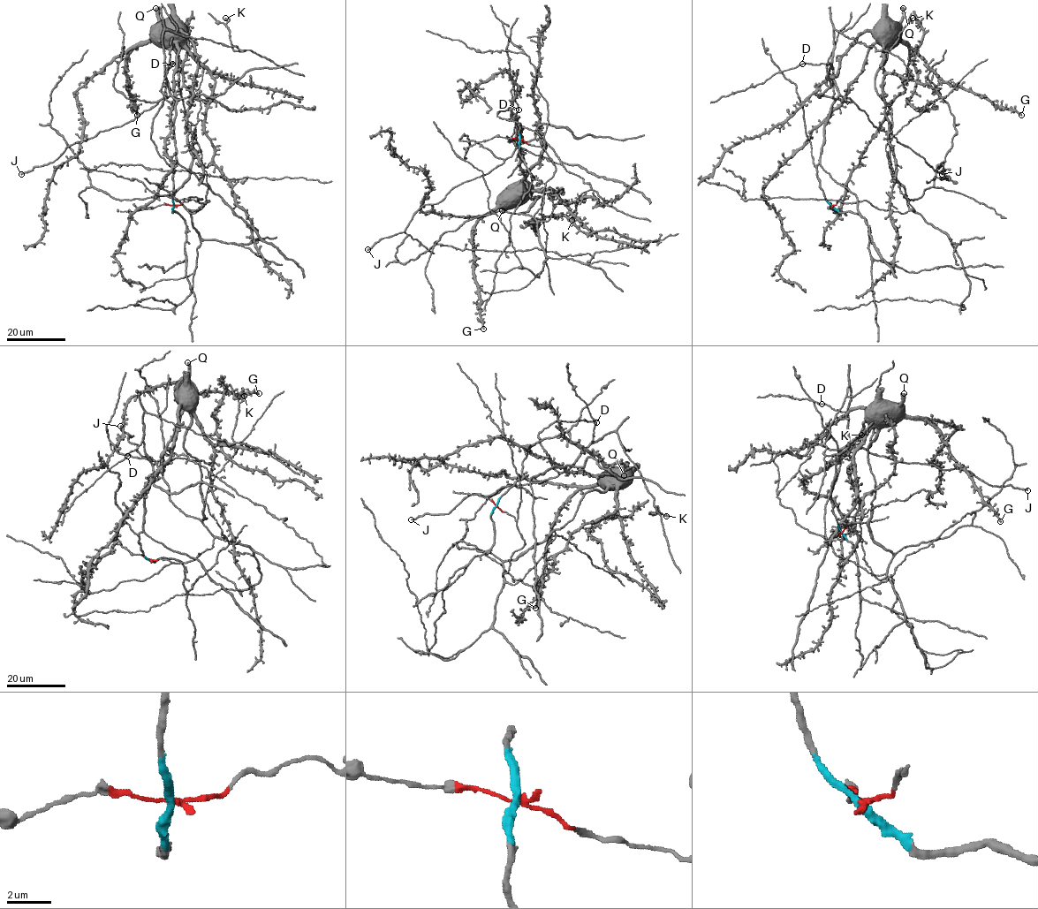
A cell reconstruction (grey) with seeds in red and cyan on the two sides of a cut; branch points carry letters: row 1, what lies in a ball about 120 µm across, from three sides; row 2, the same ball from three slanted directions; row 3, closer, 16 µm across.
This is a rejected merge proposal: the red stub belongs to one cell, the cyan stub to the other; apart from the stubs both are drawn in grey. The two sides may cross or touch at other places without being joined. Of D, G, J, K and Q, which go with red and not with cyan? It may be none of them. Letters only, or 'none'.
G, Q

